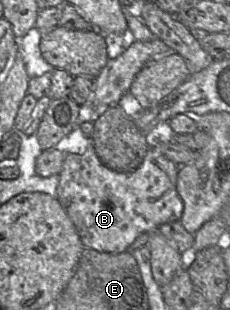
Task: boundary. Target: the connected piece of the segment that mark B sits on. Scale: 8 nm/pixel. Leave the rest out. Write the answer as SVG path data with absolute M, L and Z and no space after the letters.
M92 138L84 154L65 154L57 186L57 199L75 225L84 247L99 252L122 253L141 233L157 230L162 224L179 221L184 204L177 191L179 166L152 148L140 167L132 173L118 173L104 166L97 157Z

